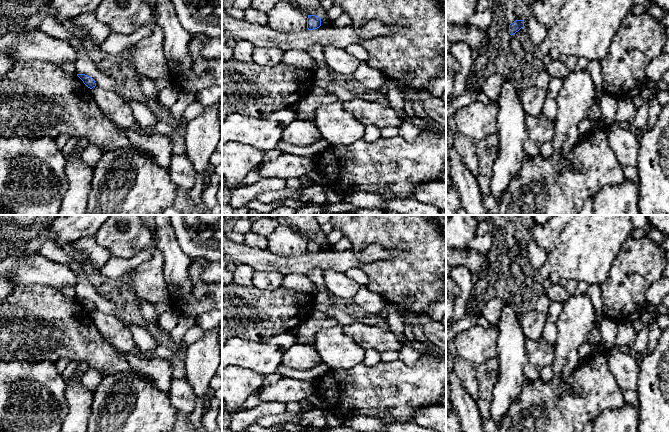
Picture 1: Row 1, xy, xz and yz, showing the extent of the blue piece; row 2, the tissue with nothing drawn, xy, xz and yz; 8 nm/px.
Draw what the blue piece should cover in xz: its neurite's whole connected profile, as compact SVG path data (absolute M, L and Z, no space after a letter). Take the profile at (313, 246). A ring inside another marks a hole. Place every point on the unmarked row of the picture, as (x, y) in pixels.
M308 239L307 252L308 254L317 253L321 250L321 242L315 239Z

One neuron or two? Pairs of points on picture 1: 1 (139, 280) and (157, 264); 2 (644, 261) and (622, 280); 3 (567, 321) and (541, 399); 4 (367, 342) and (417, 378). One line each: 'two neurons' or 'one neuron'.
1: one neuron
2: one neuron
3: two neurons
4: two neurons

